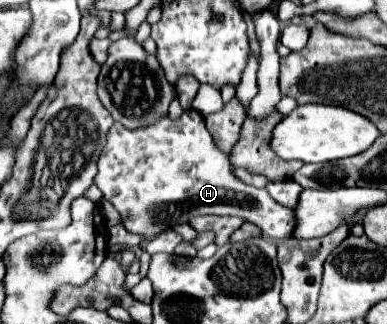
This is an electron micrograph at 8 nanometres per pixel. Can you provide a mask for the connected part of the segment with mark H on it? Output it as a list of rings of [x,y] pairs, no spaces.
[[[196,110],[184,112],[178,120],[156,120],[144,128],[126,128],[114,122],[106,138],[94,184],[120,212],[120,224],[126,232],[152,240],[156,234],[184,224],[192,216],[216,214],[242,216],[272,240],[292,236],[296,228],[294,210],[274,202],[264,188],[248,186],[236,178],[228,156],[214,148],[204,118]]]

